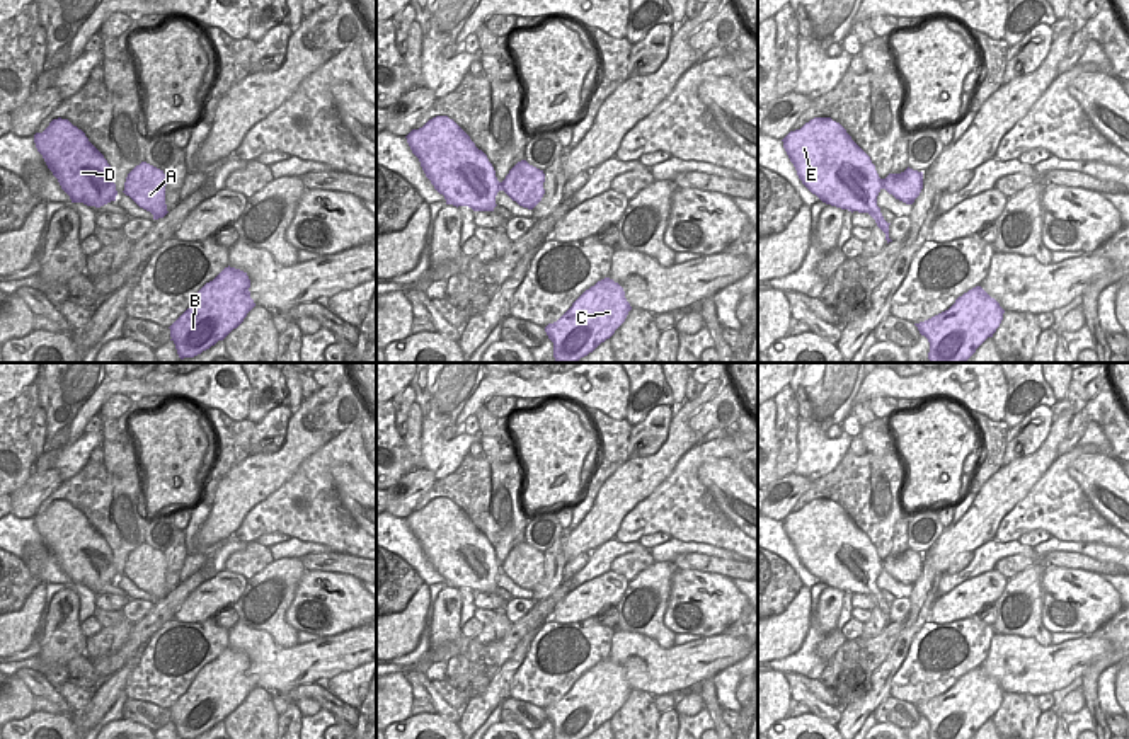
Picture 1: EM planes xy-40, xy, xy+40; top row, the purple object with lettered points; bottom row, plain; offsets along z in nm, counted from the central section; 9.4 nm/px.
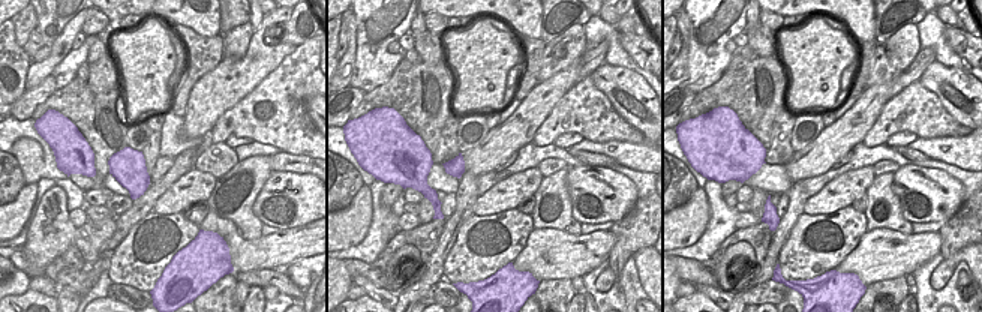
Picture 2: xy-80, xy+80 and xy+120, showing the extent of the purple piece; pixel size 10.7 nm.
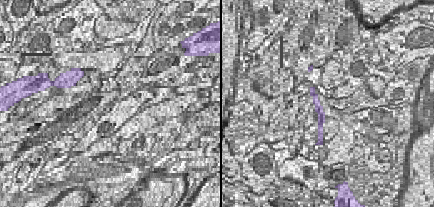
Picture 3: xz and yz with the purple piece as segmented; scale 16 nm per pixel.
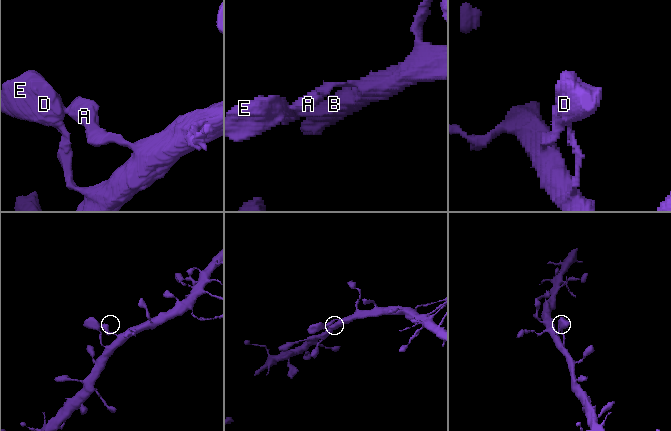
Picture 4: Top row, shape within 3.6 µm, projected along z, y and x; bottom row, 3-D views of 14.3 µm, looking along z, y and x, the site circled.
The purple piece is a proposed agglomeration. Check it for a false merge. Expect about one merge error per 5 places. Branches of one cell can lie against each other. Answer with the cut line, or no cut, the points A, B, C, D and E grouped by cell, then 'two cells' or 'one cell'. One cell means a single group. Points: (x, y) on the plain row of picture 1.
no cut | A B C D E | one cell

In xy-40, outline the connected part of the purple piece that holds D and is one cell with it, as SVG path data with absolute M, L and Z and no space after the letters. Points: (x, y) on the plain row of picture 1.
M53 501L43 514L34 516L34 524L72 584L100 589L116 582L111 547L68 501Z

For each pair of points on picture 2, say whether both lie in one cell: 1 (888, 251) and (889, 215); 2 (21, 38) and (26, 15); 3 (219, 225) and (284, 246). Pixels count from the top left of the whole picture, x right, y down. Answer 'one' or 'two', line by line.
1: two
2: one
3: one

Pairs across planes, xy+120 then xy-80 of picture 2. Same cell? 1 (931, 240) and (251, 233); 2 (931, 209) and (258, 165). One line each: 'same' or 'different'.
1: different
2: different

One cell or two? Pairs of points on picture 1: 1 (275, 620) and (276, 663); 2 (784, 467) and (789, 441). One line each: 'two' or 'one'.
1: two
2: one

